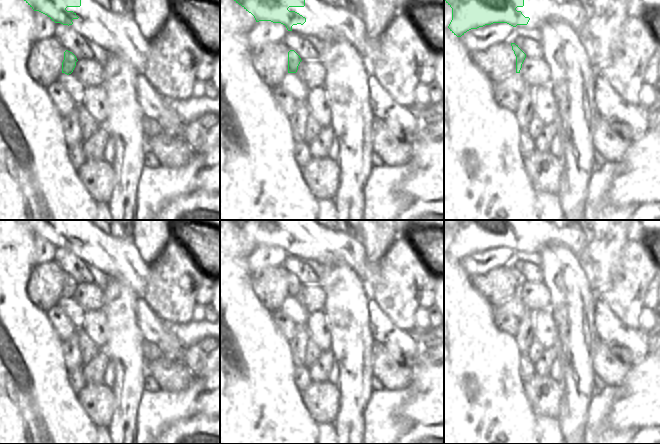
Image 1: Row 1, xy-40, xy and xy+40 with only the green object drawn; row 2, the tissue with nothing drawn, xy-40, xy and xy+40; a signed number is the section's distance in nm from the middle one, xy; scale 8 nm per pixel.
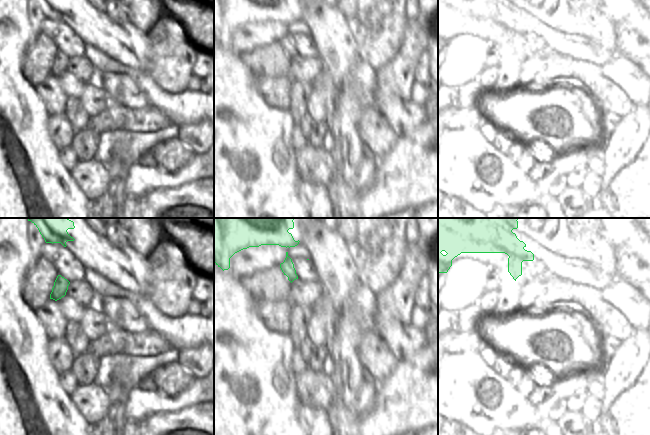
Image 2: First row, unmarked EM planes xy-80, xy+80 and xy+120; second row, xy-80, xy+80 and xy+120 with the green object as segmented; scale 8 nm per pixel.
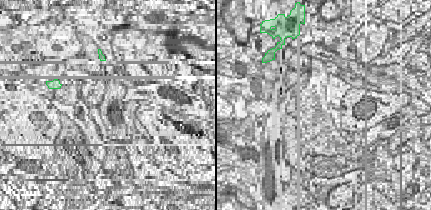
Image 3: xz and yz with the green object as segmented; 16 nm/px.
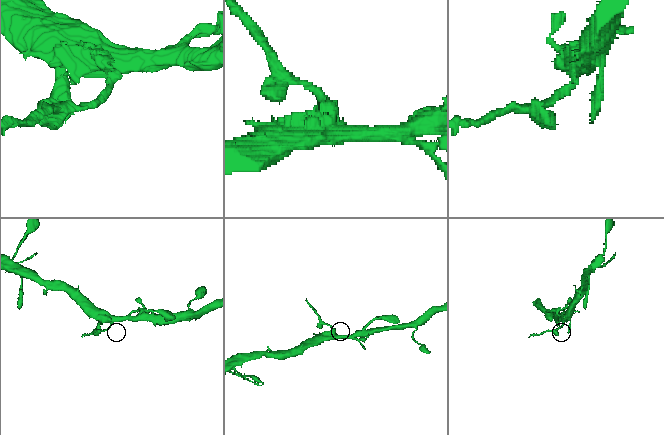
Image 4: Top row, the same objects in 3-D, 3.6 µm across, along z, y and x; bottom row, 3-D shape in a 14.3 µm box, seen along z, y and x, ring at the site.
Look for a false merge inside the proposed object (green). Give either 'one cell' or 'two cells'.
two cells

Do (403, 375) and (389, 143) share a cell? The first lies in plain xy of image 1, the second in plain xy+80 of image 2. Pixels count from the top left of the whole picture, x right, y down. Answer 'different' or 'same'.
same

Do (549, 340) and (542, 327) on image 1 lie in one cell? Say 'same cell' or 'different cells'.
same cell

